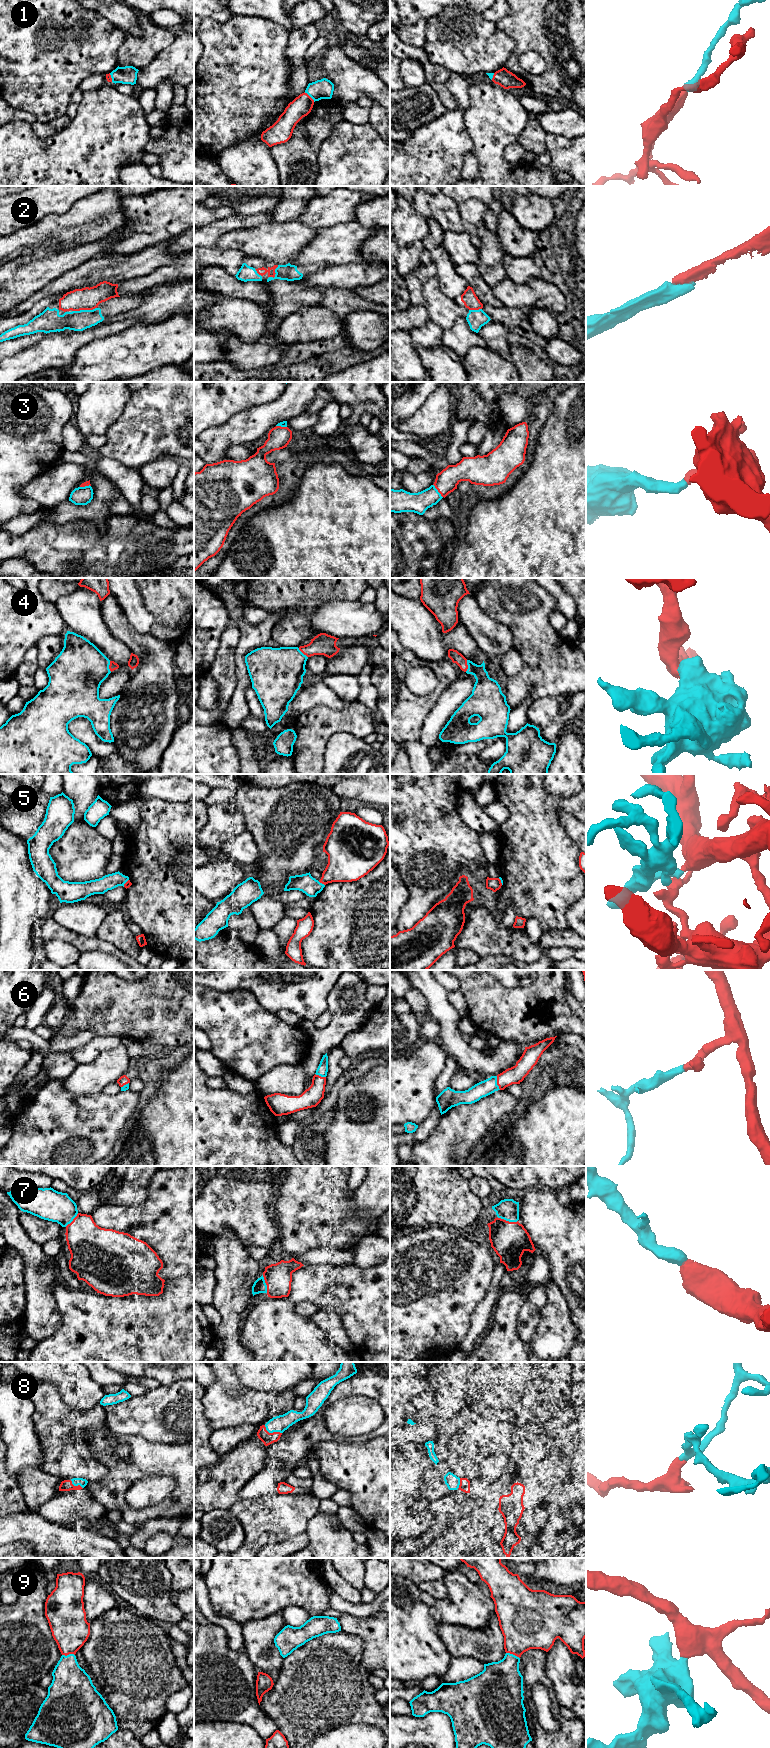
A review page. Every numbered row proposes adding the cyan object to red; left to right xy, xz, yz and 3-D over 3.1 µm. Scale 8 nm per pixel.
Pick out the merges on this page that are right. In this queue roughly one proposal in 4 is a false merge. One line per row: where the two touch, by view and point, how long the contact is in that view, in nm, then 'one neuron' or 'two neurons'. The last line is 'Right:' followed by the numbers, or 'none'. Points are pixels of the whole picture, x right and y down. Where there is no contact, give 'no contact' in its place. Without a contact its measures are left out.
1: xz (309, 96) | 120 nm | two neurons
2: xy (84, 309) | 200 nm | one neuron
3: yz (438, 491) | 130 nm | one neuron
4: yz (467, 666) | 100 nm | one neuron
5: xz (321, 882) | 70 nm | one neuron
6: yz (497, 1083) | 120 nm | one neuron
7: yz (507, 1221) | 170 nm | one neuron
8: xz (273, 1432) | 160 nm | one neuron
9: yz (513, 1654) | 120 nm | one neuron
Right: 2, 3, 4, 5, 6, 7, 8, 9

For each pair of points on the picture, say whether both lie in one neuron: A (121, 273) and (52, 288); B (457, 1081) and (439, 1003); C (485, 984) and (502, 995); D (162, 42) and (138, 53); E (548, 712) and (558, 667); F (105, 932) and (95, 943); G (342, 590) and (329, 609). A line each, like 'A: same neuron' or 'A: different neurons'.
A: same neuron
B: different neurons
C: same neuron
D: same neuron
E: different neurons
F: different neurons
G: different neurons

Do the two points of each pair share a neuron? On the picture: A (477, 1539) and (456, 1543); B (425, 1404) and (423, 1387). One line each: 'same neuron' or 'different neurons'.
A: different neurons
B: same neuron

